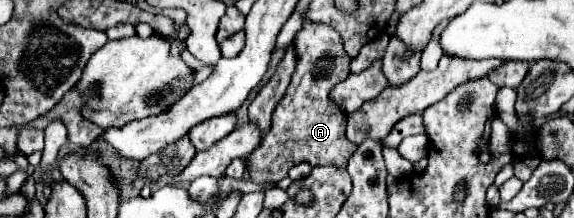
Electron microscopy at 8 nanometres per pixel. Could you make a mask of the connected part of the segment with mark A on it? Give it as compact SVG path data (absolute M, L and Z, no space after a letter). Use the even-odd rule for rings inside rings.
M307 26L295 36L297 50L297 70L291 78L291 84L273 112L273 122L269 132L263 136L263 142L257 150L247 156L247 170L251 182L279 182L287 176L289 168L301 162L311 166L347 166L349 156L357 150L355 142L349 142L345 136L347 116L331 98L331 90L337 82L349 74L349 56L341 46L339 34L329 30L329 26Z

